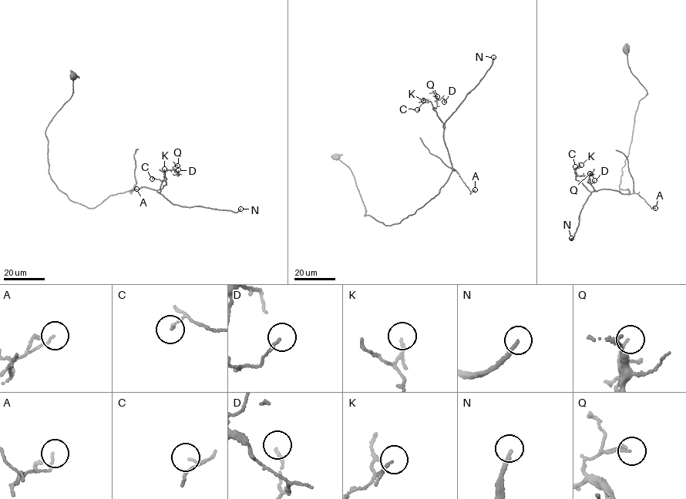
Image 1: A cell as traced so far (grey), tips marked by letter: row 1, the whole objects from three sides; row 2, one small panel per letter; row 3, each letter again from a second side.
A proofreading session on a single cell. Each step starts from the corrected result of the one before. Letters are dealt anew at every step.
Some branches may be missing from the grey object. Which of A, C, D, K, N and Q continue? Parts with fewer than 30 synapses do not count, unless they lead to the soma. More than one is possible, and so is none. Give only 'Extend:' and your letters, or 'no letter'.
Extend: N

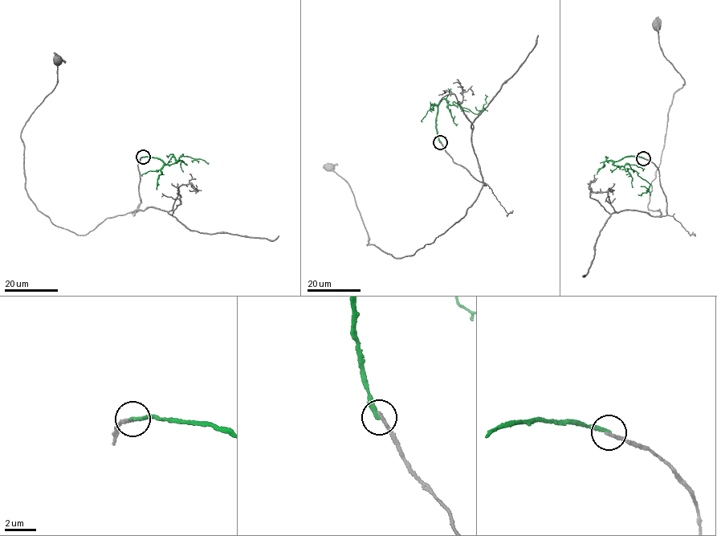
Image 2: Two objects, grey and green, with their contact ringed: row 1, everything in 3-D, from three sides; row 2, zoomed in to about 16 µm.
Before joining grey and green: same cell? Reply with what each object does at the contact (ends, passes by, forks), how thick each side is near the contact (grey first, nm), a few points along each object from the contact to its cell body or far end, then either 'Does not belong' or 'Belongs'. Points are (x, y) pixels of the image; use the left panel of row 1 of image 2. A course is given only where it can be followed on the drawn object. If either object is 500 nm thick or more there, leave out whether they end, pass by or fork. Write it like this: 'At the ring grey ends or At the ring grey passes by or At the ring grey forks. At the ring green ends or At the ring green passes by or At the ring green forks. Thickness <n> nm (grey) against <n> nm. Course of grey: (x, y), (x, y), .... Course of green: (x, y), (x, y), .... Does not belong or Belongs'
At the ring grey ends. At the ring green ends. Thickness 200 nm (grey) against 240 nm. Course of grey: (143, 157), (139, 206), (87, 234), (55, 225), (38, 210), (26, 189), (21, 137), (54, 87), (58, 60). Course of green: (143, 157), (156, 157), (170, 165), (175, 162), (175, 159), (178, 161), (182, 153), (204, 160), (208, 164). Does not belong

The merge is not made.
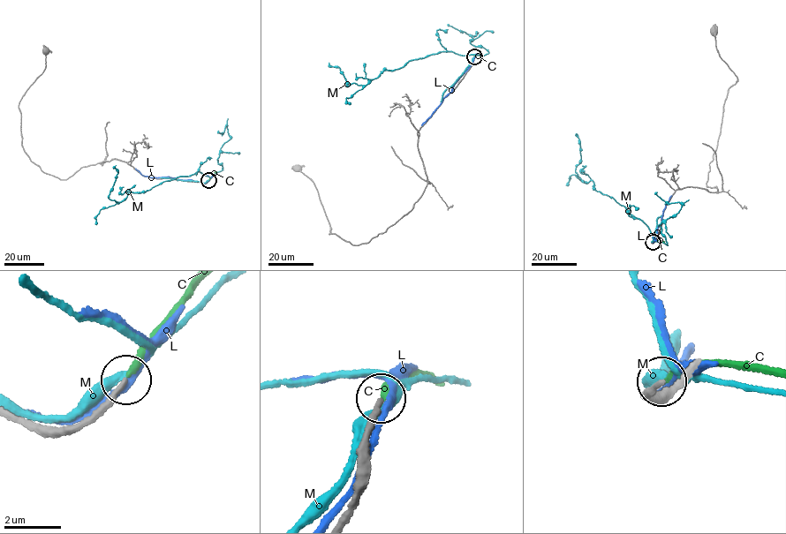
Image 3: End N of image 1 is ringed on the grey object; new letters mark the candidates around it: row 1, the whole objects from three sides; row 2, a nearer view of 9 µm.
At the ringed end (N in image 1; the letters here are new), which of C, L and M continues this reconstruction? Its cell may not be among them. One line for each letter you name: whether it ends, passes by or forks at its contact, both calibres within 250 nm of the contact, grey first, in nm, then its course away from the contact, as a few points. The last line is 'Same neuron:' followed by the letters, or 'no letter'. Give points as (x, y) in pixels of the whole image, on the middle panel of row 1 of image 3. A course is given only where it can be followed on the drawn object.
C: it ends; calibres 160 and 200 nm
Same neuron: C

